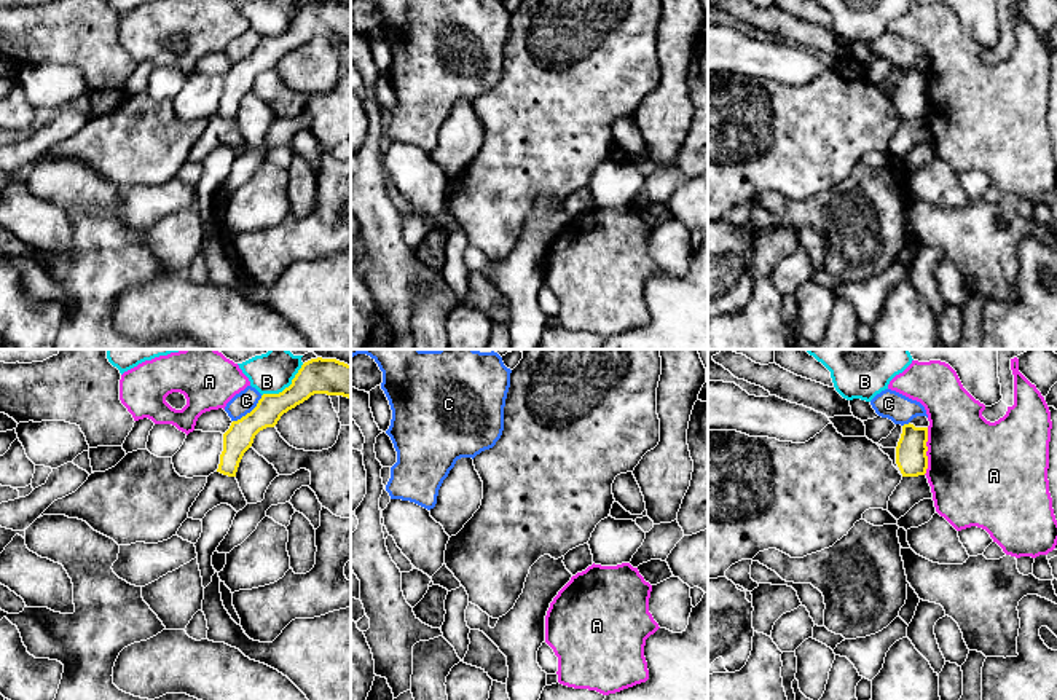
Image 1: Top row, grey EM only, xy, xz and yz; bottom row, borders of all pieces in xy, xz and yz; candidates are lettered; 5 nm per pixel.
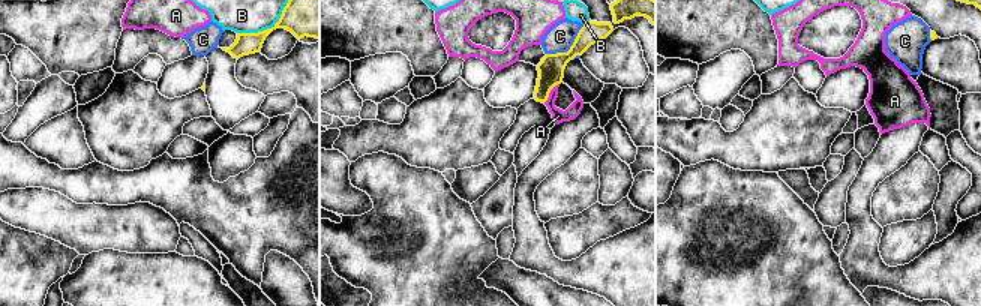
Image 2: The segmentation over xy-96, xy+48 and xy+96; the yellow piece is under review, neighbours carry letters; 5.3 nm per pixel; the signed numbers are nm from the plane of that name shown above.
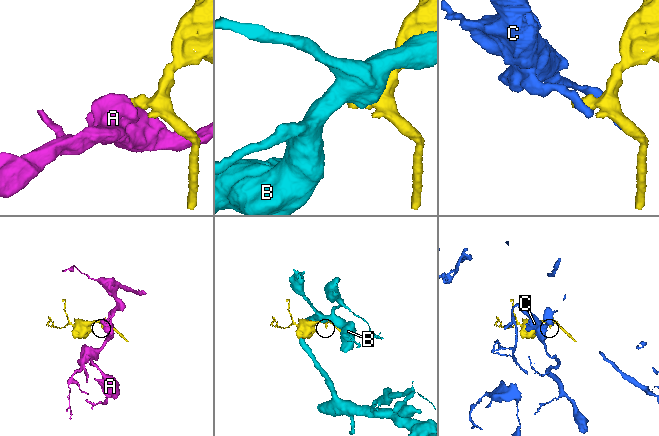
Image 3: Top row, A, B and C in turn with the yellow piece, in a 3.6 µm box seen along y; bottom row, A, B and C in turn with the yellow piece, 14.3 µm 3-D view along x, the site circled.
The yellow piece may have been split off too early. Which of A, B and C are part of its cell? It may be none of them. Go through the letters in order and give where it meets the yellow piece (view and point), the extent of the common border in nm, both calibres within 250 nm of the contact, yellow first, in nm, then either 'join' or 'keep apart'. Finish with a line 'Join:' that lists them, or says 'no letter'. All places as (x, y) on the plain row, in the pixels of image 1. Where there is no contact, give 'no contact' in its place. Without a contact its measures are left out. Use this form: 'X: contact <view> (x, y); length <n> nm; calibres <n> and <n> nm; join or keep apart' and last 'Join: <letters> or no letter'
A: contact yz (927, 93); length 240 nm; calibres 160 and 460 nm; keep apart
B: contact xy (286, 31); length 280 nm; calibres 180 and 190 nm; keep apart
C: contact xy (251, 55); length 200 nm; calibres 150 and 110 nm; keep apart
Join: no letter

